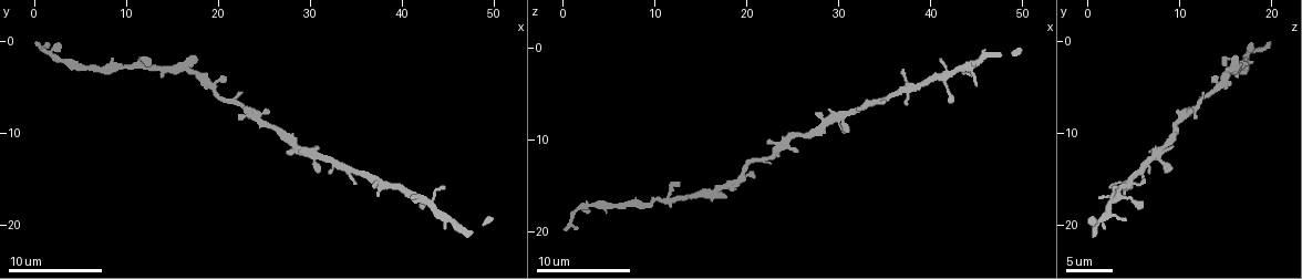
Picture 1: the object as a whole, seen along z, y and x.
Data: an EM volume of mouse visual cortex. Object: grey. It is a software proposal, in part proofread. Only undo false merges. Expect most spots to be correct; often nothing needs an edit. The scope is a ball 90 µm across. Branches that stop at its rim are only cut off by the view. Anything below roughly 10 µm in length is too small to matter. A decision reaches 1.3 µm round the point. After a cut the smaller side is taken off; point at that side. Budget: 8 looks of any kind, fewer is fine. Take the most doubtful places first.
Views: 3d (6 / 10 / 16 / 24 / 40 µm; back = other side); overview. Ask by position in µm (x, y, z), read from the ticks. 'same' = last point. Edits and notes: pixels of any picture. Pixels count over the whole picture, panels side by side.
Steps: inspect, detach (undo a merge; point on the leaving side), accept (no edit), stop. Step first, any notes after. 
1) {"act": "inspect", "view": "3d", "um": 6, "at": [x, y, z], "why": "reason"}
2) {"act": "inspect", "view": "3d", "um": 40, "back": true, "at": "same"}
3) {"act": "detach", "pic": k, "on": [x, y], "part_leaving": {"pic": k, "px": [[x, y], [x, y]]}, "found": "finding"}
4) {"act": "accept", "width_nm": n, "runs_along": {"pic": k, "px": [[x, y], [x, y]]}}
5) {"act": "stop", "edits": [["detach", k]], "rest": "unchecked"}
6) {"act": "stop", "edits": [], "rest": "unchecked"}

{"act": "inspect", "view": "3d", "um": 16, "at": [37.4, 14.8, 4.6], "why": "two arms in line, one across"}

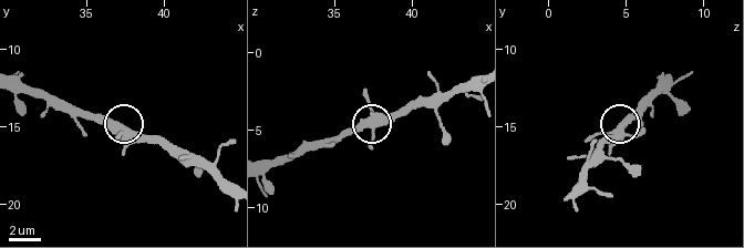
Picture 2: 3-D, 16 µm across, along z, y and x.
{"act": "accept", "width_nm": 390, "runs_along": {"pic": 2, "px": [[20, 80], [143, 133], [162, 148]]}, "found": "one neuron here"}

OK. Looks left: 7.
{"act": "inspect", "view": "3d", "um": 16, "at": [24.8, 9.4, 9.2]}

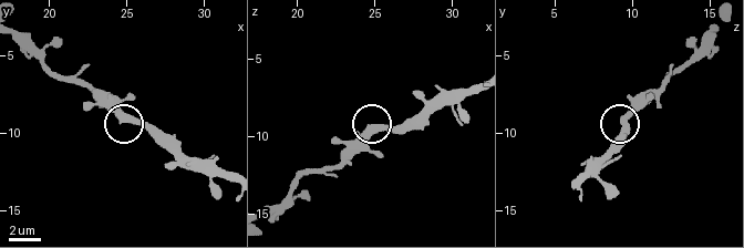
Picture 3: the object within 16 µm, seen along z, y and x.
{"act": "accept", "side_arm_um": 32, "found": "all the same neuron"}

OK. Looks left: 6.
{"act": "inspect", "view": "3d", "um": 10, "at": [10.8, 2.6, 16.6], "why": "side arm on a straight run"}

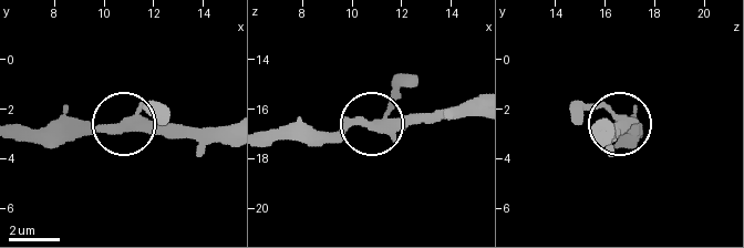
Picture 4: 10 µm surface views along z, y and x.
{"act": "inspect", "view": "3d", "um": 10, "back": true, "at": [11.0, 2.6, 16.7]}

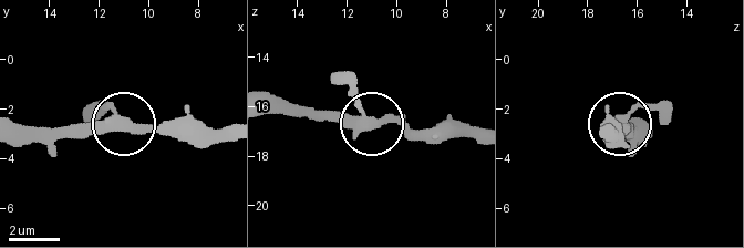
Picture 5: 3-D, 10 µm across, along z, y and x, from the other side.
{"act": "accept", "runs_along": {"pic": 5, "px": [[22, 138], [130, 125], [204, 125]]}, "found": "one neuron here"}

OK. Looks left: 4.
{"act": "stop", "edits": [], "rest": "unchecked"}

